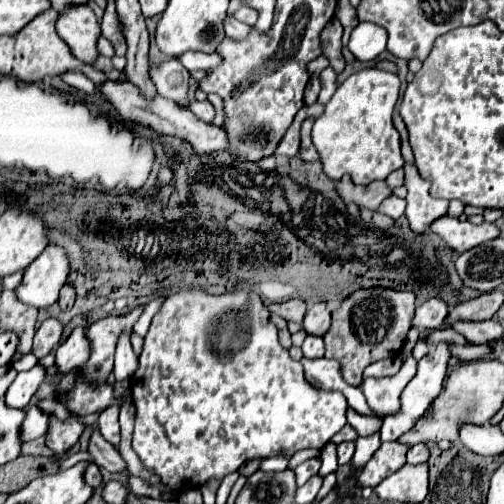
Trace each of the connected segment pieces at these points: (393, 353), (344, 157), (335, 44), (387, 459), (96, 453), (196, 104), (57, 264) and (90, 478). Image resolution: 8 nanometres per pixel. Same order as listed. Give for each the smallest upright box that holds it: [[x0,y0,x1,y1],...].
[[325,289,415,387],[311,67,403,185],[321,19,345,73],[357,443,409,487],[89,431,127,473],[189,99,213,121],[17,245,69,307],[83,463,103,487]]

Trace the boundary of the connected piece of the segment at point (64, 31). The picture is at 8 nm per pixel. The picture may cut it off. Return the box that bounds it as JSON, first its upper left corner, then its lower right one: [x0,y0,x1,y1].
[57,5,101,65]

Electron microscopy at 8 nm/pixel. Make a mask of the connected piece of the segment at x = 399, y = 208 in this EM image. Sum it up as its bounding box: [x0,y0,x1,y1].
[379,195,405,219]

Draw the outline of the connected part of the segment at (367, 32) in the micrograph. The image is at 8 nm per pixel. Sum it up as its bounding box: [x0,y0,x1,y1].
[349,23,387,61]

